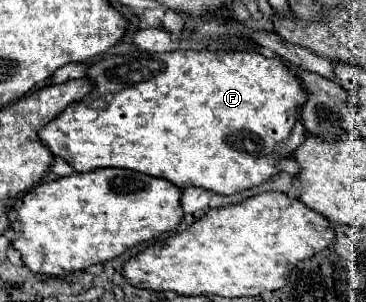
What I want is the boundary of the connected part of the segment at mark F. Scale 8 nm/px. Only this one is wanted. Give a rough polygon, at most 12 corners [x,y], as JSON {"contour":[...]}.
{"contour":[[254,51],[102,55],[40,129],[78,171],[234,195],[308,99]]}

